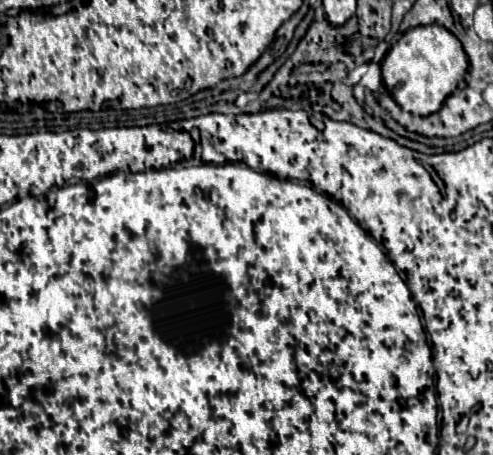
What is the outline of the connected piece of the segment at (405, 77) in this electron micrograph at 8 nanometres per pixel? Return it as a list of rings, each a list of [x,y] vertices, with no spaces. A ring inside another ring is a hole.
[[[416,26],[402,34],[382,60],[382,82],[394,102],[414,114],[430,116],[438,112],[444,100],[458,88],[458,82],[468,70],[466,52],[456,36],[442,26]]]

